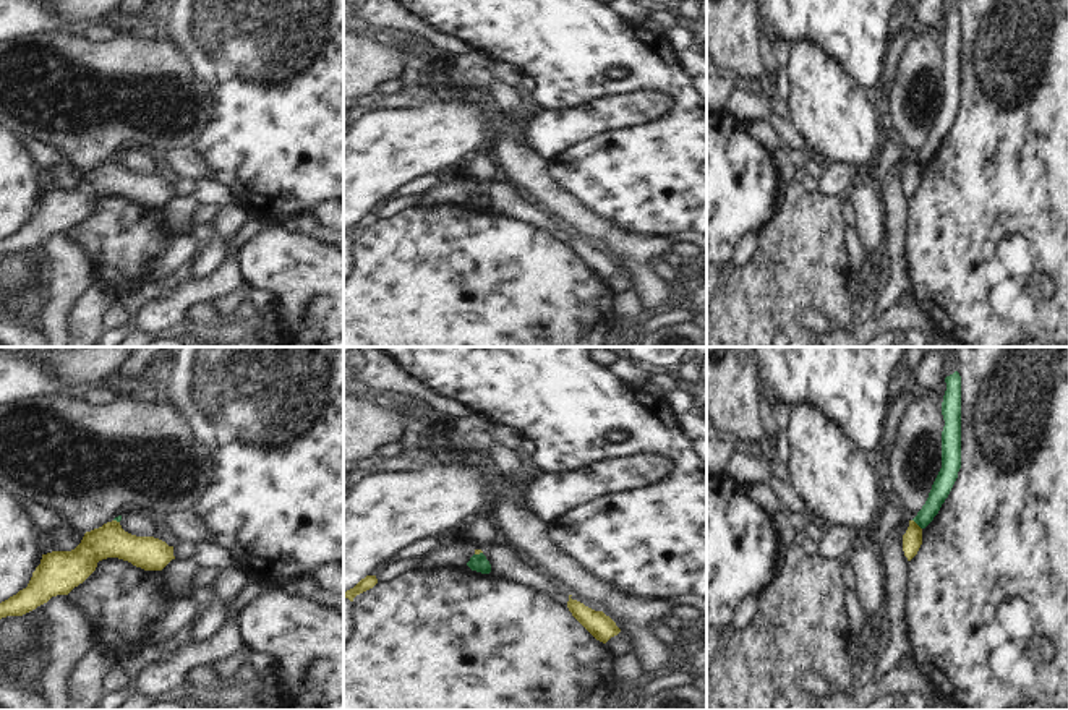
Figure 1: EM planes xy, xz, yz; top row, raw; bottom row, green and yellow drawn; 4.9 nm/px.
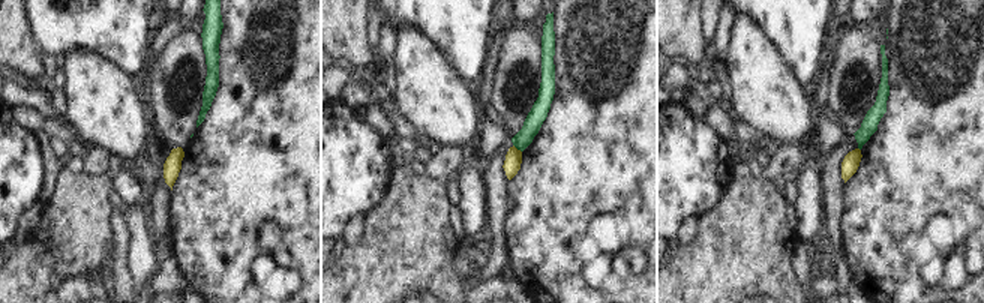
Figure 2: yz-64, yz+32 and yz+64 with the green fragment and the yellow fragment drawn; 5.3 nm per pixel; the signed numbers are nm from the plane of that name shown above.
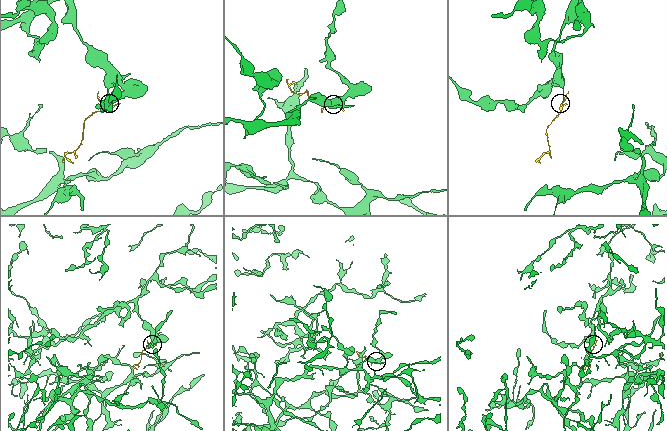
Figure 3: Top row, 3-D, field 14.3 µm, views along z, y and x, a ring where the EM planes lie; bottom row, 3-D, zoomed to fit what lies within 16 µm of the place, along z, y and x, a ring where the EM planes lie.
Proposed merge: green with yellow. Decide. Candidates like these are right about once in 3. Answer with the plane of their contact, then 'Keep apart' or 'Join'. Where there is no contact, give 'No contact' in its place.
Touches green in yz. Keep apart.

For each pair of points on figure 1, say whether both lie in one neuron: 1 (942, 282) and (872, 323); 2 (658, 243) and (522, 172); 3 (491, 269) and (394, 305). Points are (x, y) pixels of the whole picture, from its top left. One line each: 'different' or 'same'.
1: different
2: same
3: same

